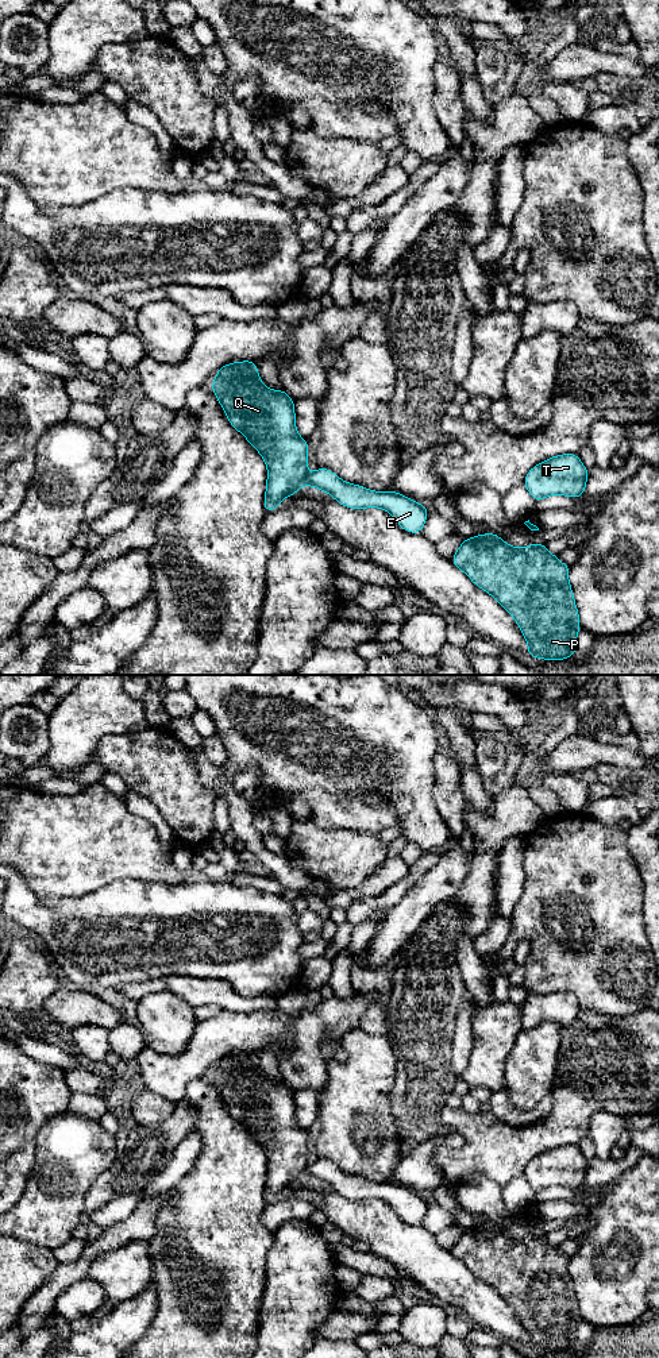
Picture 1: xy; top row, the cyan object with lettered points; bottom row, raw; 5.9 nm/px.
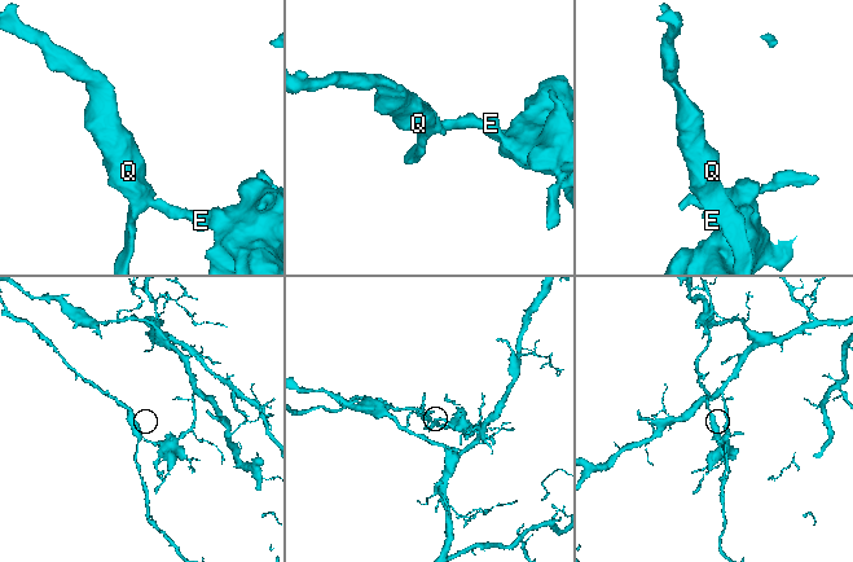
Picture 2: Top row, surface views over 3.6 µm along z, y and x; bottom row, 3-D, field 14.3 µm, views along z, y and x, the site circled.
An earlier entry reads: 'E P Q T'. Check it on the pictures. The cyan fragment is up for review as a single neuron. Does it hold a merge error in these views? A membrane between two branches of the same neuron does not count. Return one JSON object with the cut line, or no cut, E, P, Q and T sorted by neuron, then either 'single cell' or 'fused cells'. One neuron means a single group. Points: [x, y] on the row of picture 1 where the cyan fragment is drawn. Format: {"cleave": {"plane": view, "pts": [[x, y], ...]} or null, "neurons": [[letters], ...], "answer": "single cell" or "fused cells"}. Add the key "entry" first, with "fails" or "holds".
{"entry": "fails", "cleave": {"plane": "xy", "pts": [[307, 474], [304, 483]]}, "neurons": [["E", "P", "T"], ["Q"]], "answer": "fused cells"}

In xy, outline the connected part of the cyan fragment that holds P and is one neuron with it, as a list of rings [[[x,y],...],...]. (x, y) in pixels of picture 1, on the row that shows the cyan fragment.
[[[486,532],[462,540],[460,547],[450,560],[455,567],[462,570],[474,585],[494,597],[515,618],[524,639],[528,641],[528,651],[524,653],[551,661],[563,660],[577,653],[575,641],[581,622],[569,582],[570,566],[559,562],[556,555],[550,553],[546,548],[546,543],[529,544],[524,548],[513,548],[506,544],[500,535]]]

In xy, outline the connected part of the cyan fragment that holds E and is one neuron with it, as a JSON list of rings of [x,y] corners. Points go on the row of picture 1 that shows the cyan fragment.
[[[324,467],[307,474],[305,485],[331,494],[338,504],[350,509],[381,508],[390,513],[408,533],[421,533],[427,521],[429,508],[397,491],[373,491],[347,483]]]

